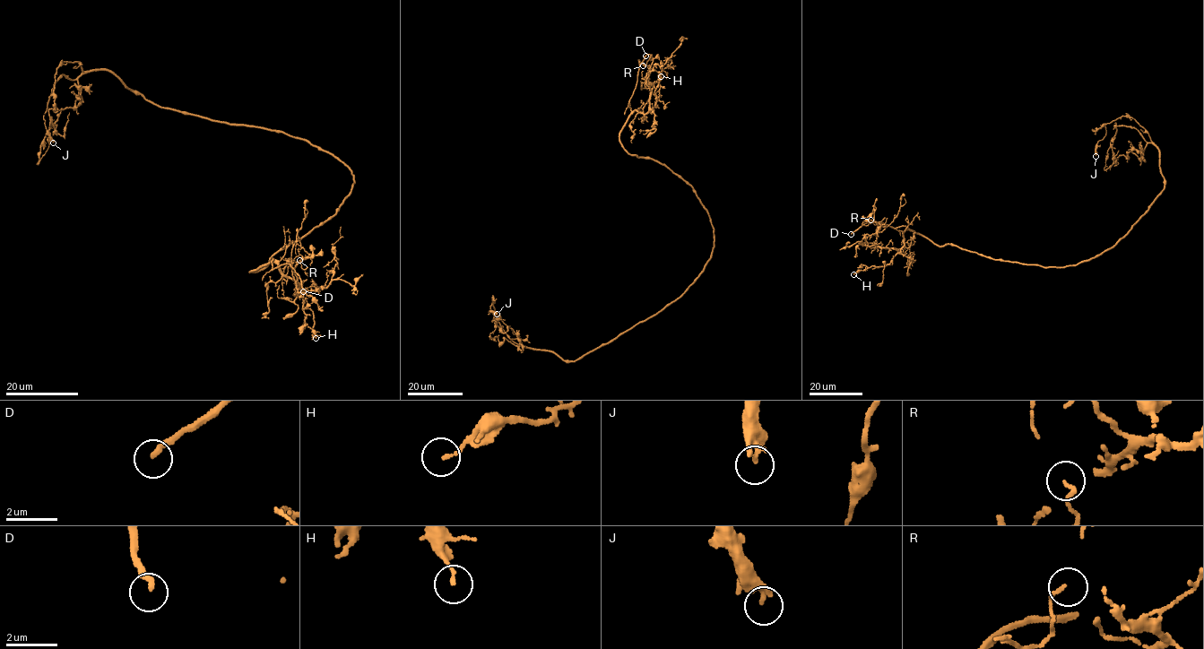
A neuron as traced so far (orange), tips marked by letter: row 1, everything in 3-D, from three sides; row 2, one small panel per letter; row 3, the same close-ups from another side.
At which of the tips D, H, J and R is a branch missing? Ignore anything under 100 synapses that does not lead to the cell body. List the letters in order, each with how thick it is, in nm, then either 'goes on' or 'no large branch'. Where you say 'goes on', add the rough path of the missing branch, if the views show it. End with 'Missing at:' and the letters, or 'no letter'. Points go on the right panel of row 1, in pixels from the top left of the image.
D: 240 nm | goes on | (851, 234), (833, 255), (836, 267), (832, 274), (813, 261), (813, 255)
H: 130 nm | no large branch
J: 220 nm | no large branch
R: 120 nm | no large branch
Missing at: D

